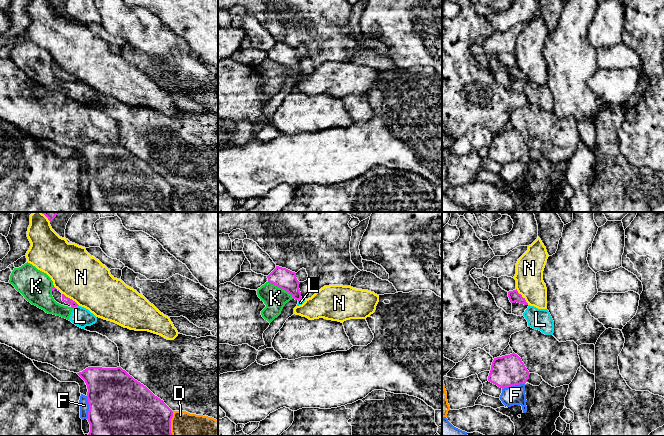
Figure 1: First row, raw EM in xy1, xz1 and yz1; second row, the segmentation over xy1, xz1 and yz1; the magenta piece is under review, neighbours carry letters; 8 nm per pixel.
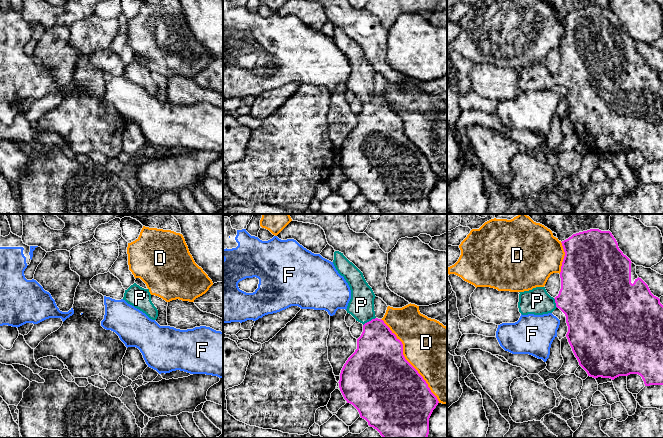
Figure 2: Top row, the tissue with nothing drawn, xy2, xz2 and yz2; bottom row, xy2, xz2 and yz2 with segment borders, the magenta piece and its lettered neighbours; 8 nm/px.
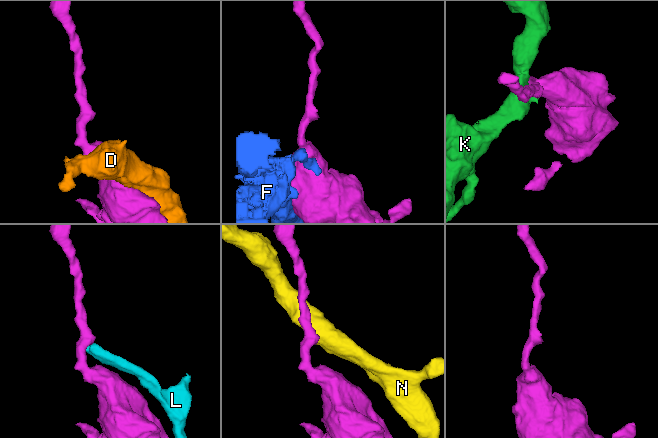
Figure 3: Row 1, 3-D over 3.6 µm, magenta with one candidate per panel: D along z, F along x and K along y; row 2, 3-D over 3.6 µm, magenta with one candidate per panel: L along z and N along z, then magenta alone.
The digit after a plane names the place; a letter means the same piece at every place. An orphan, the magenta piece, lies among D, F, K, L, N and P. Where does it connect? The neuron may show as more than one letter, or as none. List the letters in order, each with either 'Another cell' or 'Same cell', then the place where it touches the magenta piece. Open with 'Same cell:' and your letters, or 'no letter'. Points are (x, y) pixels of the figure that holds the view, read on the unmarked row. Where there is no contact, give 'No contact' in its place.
Same cell: P
D: Another cell. Touches magenta at xz2 (406, 136)
F: Another cell. Touches magenta at xy1 (89, 183)
K: Another cell. Touches magenta at xz1 (281, 64)
L: Another cell. Touches magenta at xy1 (75, 82)
N: Another cell. Touches magenta at yz1 (521, 72)
P: Same cell. Touches magenta at xz2 (369, 97)

